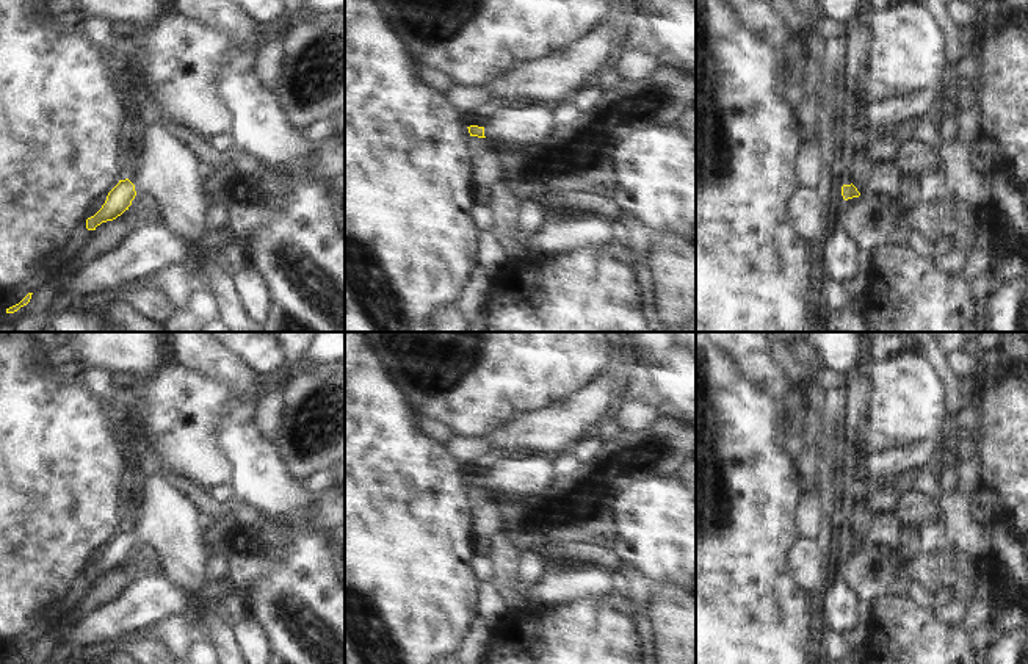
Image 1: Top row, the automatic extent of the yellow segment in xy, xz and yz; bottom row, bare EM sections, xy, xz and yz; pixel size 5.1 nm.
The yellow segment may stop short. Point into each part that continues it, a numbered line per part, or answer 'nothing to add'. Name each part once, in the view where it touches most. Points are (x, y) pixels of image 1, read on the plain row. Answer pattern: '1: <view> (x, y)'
1: xy (168, 523)

